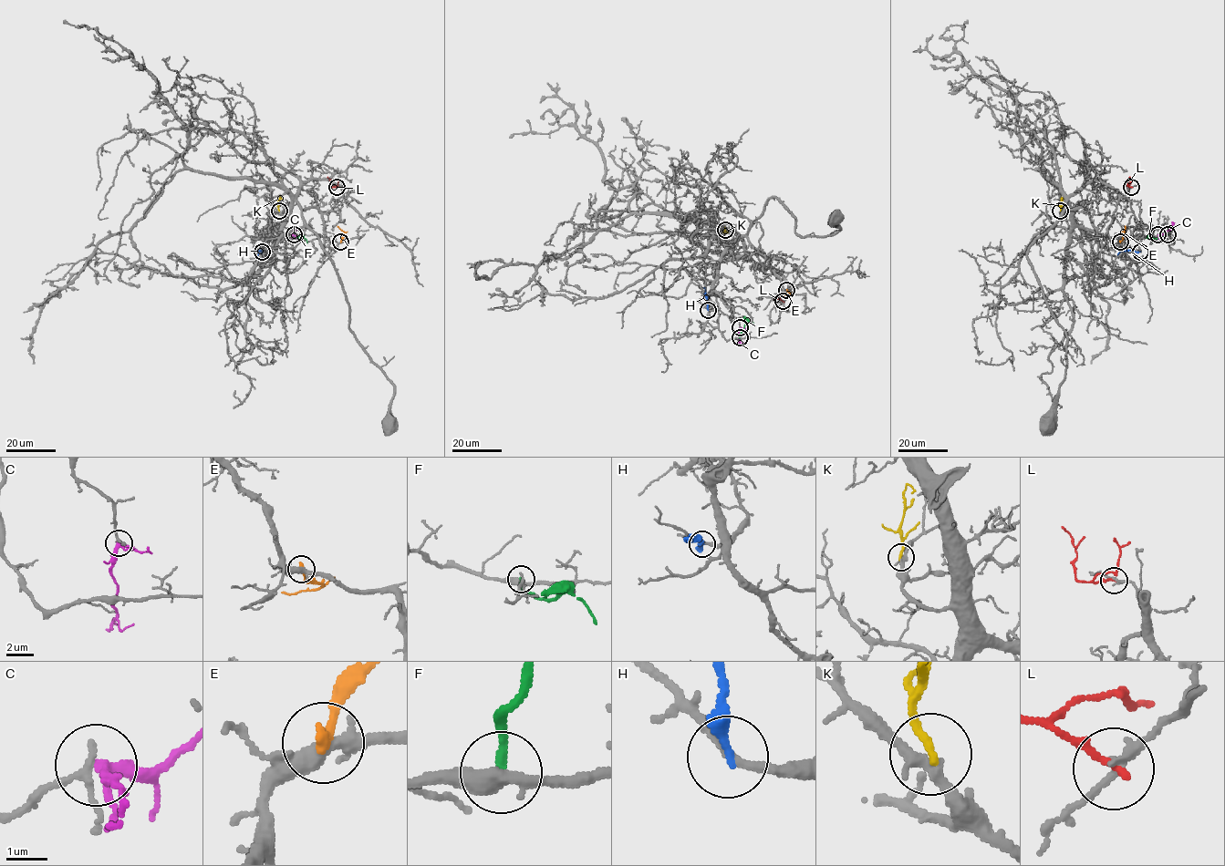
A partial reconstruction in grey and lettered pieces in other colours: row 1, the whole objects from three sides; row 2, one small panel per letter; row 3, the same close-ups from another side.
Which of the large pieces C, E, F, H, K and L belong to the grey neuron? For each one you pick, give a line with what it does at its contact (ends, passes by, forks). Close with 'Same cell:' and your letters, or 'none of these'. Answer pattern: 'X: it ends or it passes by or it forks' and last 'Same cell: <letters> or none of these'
K: it ends
Same cell: K

